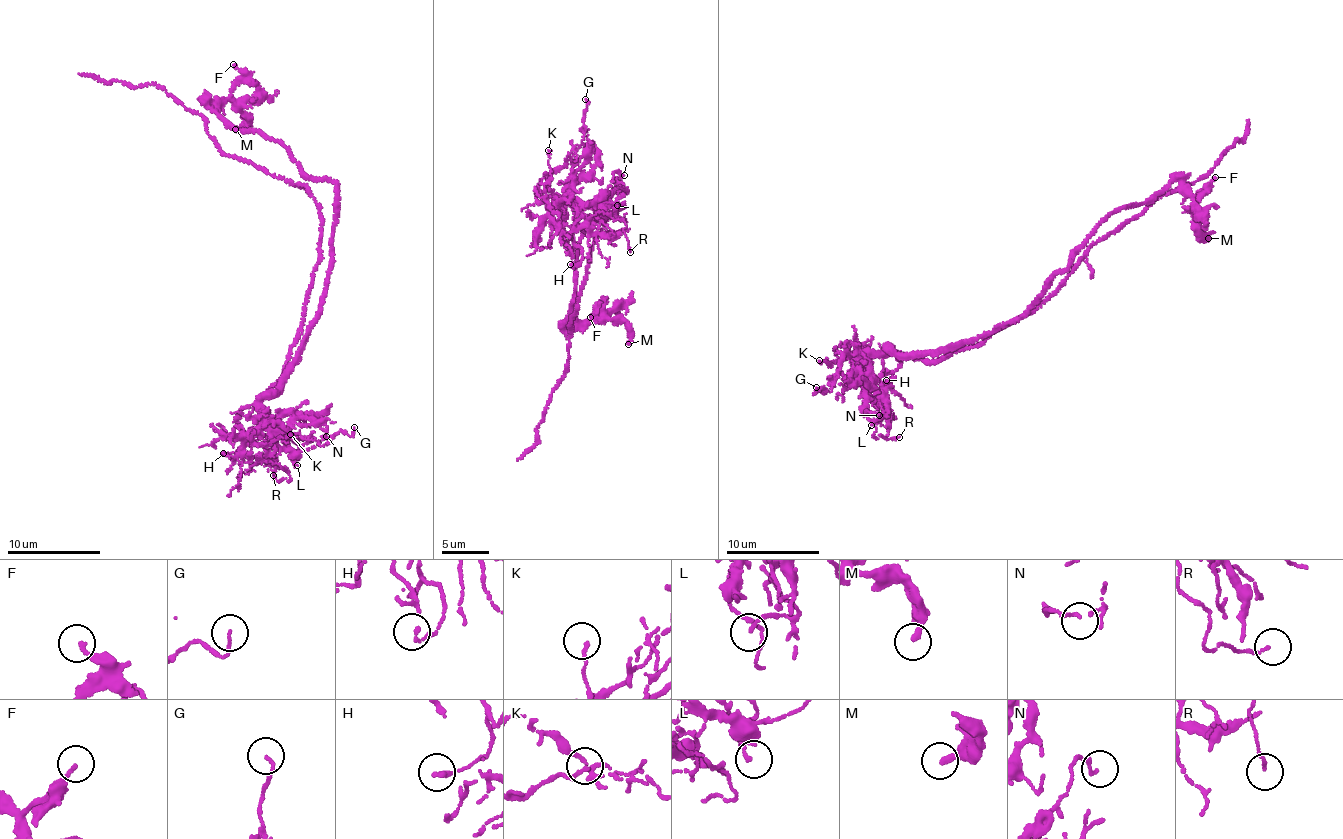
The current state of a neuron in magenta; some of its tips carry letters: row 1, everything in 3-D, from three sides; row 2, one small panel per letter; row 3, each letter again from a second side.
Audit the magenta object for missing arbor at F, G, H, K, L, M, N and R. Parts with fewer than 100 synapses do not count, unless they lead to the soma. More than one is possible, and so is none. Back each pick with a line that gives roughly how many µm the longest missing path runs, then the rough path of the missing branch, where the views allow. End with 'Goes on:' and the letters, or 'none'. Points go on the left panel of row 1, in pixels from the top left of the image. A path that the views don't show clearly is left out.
Goes on: none

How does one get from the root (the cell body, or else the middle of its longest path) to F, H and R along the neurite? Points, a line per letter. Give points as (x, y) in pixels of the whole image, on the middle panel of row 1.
F: (583, 224), (576, 207), (626, 192), (620, 185), (579, 245), (566, 323), (596, 309), (590, 317)
H: (583, 224), (576, 222), (576, 205), (567, 205), (563, 238), (569, 249), (583, 251), (581, 262), (570, 264)
R: (583, 224), (576, 205), (558, 202), (554, 222), (564, 232), (602, 211), (623, 220), (630, 252)

